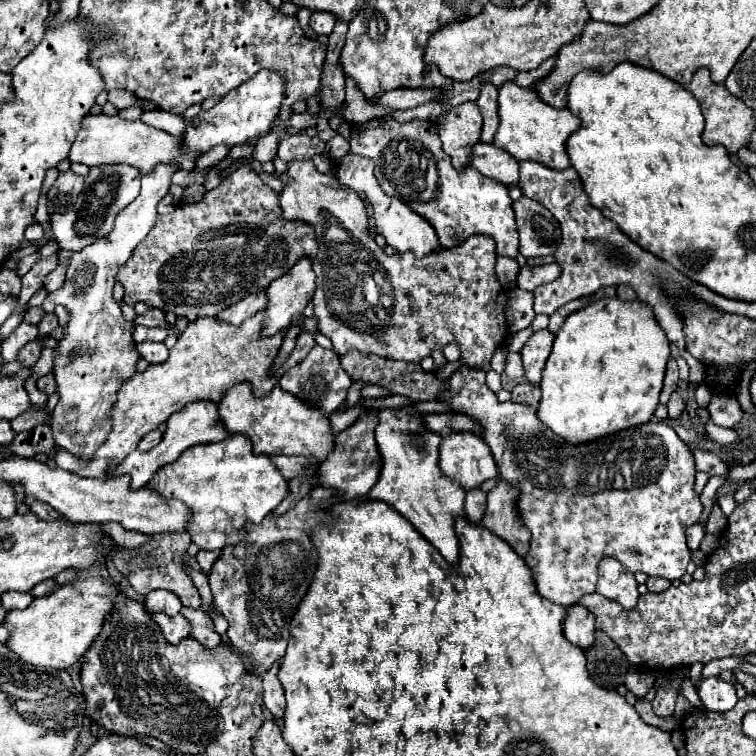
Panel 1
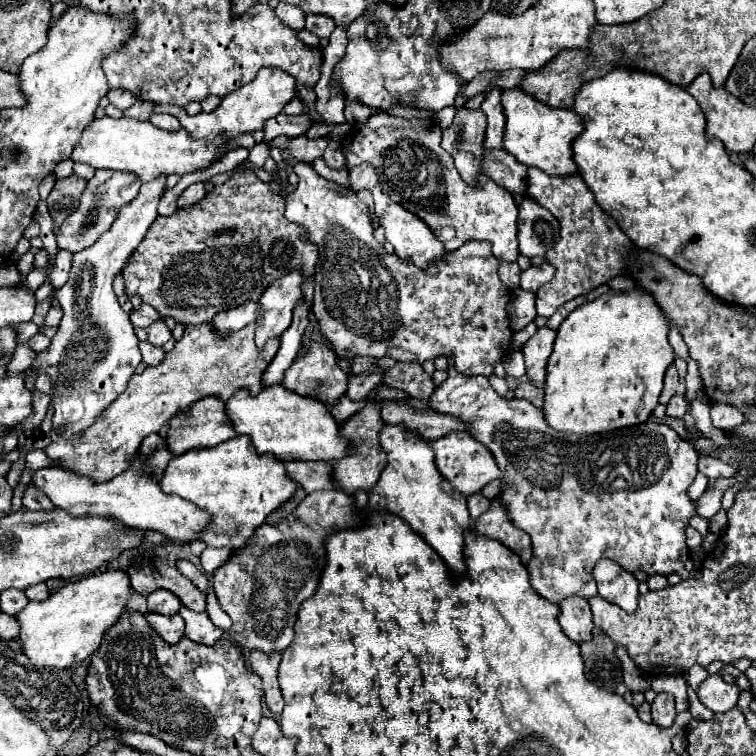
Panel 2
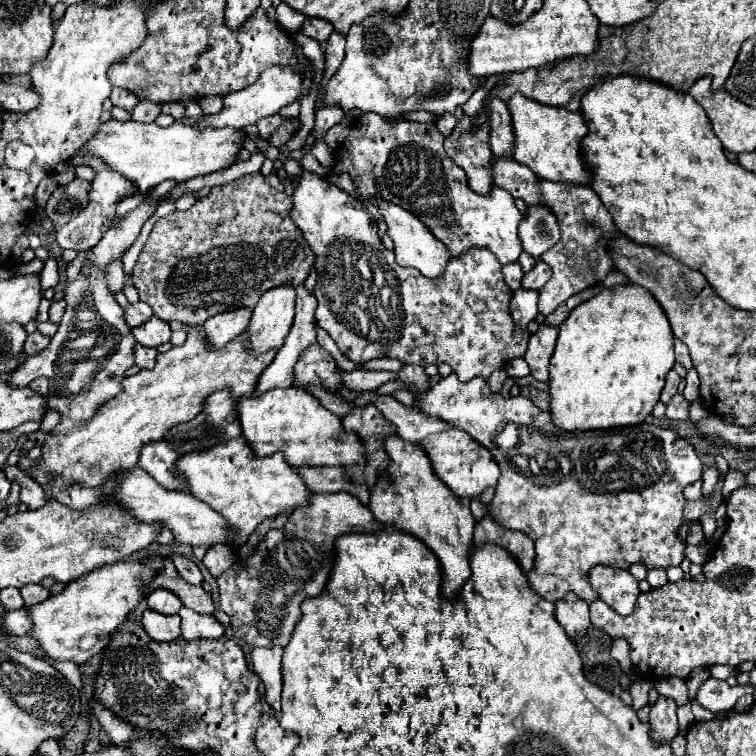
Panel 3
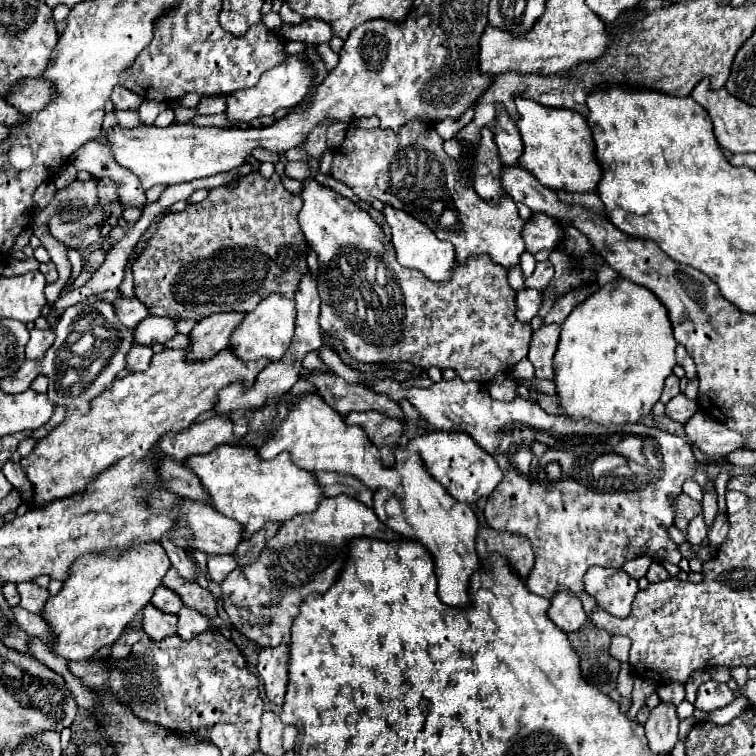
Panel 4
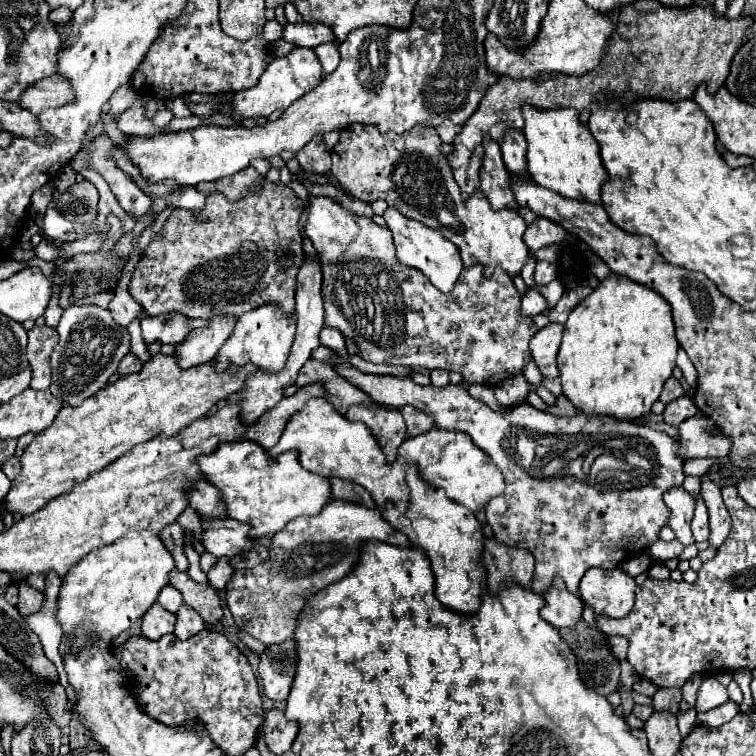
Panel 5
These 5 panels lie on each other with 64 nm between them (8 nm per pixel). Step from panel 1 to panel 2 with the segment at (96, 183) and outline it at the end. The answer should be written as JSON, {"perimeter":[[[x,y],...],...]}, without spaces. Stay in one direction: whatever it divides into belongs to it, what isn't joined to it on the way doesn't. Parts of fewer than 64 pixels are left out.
{"perimeter":[[[96,170],[94,178],[88,180],[88,186],[84,190],[80,208],[60,226],[60,232],[56,234],[58,248],[70,250],[70,252],[80,252],[88,246],[92,246],[110,226],[112,220],[116,218],[116,212],[132,202],[138,196],[140,190],[140,180],[132,176],[130,172],[112,172],[112,170]]]}

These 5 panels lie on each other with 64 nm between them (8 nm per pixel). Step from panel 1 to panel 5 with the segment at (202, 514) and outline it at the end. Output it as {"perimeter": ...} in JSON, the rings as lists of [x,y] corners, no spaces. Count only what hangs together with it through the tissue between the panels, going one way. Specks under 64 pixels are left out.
{"perimeter":[[[250,440],[222,442],[214,454],[200,456],[198,464],[208,482],[222,492],[228,516],[252,526],[252,538],[276,534],[298,516],[316,516],[330,502],[330,480],[302,468],[296,450],[272,458]]]}

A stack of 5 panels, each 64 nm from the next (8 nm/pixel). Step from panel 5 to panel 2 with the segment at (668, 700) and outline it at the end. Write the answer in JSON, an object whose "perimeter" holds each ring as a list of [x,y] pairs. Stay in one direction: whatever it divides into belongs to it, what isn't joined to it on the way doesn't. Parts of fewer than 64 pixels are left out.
{"perimeter":[[[656,676],[652,680],[654,692],[668,692],[675,700],[677,713],[688,709],[688,694],[686,694],[686,679],[684,676]]]}

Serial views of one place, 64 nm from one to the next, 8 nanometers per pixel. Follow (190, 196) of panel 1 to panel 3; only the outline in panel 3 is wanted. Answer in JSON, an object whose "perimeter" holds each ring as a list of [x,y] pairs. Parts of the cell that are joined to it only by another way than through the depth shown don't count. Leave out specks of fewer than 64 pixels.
{"perimeter":[[[185,192],[175,202],[176,210],[184,211],[190,208],[198,200],[198,192]]]}

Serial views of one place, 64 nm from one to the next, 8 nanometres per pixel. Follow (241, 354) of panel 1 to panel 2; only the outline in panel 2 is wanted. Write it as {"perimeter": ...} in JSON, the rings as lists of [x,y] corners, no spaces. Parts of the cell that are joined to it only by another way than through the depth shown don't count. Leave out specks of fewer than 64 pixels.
{"perimeter":[[[188,324],[184,330],[184,338],[174,344],[170,352],[166,352],[164,360],[158,366],[146,368],[142,374],[134,374],[126,390],[100,414],[100,420],[96,420],[88,432],[82,432],[80,436],[70,438],[68,442],[52,442],[44,452],[52,460],[52,466],[60,466],[64,470],[70,470],[80,476],[88,476],[94,482],[106,482],[124,472],[130,466],[130,460],[138,456],[138,448],[142,440],[148,434],[160,432],[168,420],[172,420],[176,414],[186,412],[194,402],[202,400],[204,396],[220,396],[222,400],[228,400],[238,390],[246,388],[252,396],[256,396],[262,386],[262,374],[272,362],[272,358],[278,352],[278,340],[270,340],[264,350],[258,350],[254,344],[254,324],[248,324],[248,328],[242,328],[240,332],[232,332],[232,336],[220,336],[210,324]]]}

